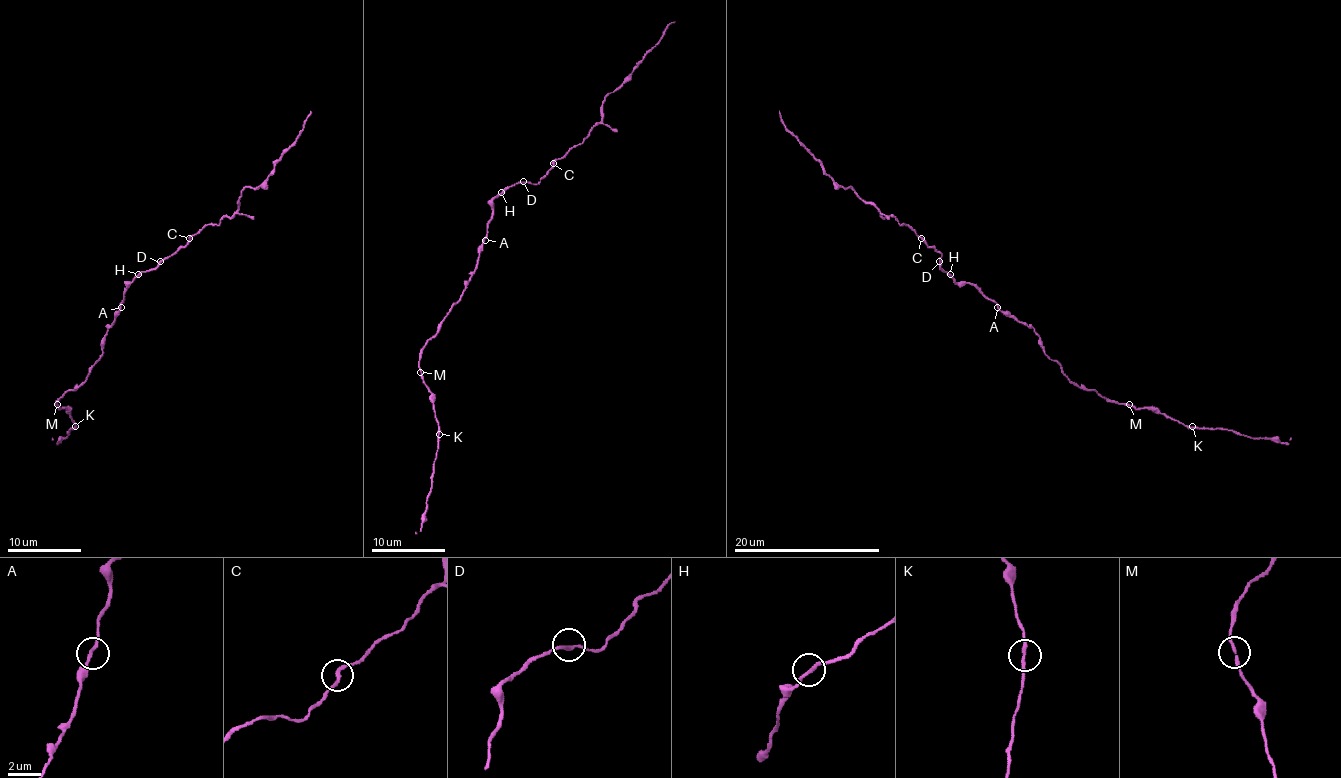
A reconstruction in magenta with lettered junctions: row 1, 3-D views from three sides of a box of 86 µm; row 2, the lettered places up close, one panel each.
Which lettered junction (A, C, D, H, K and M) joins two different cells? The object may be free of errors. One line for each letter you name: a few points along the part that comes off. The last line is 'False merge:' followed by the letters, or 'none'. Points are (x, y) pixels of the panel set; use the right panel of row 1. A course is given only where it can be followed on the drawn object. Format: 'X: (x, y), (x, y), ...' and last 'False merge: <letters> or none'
False merge: none

